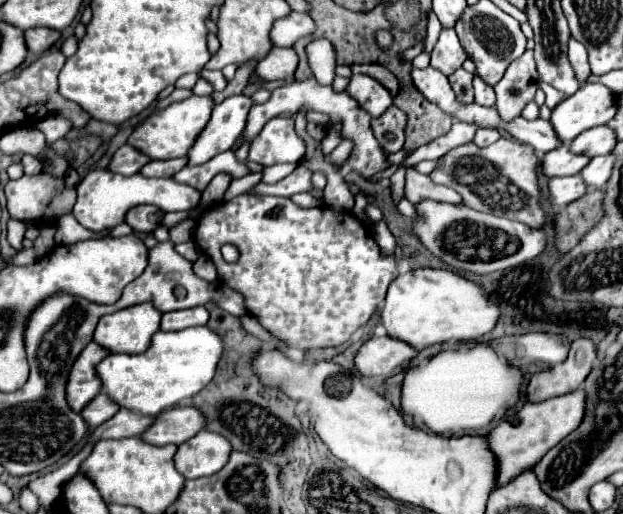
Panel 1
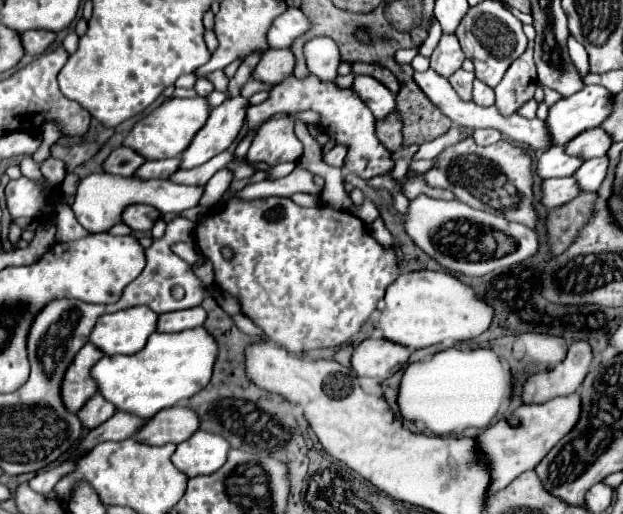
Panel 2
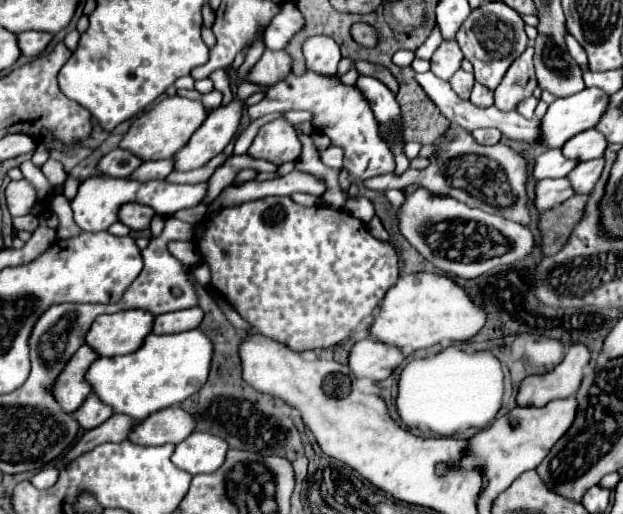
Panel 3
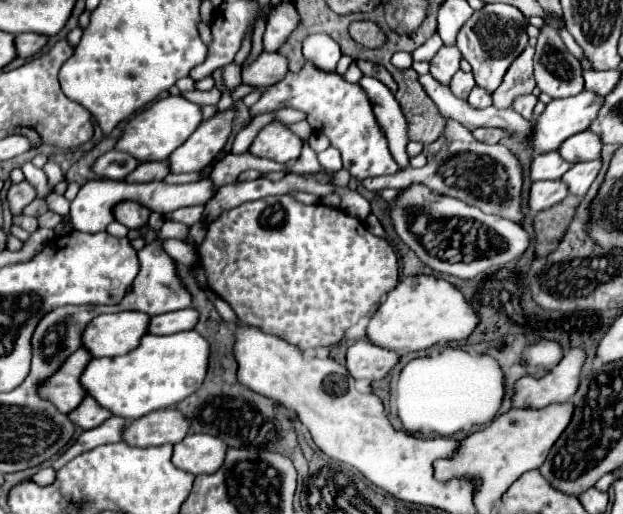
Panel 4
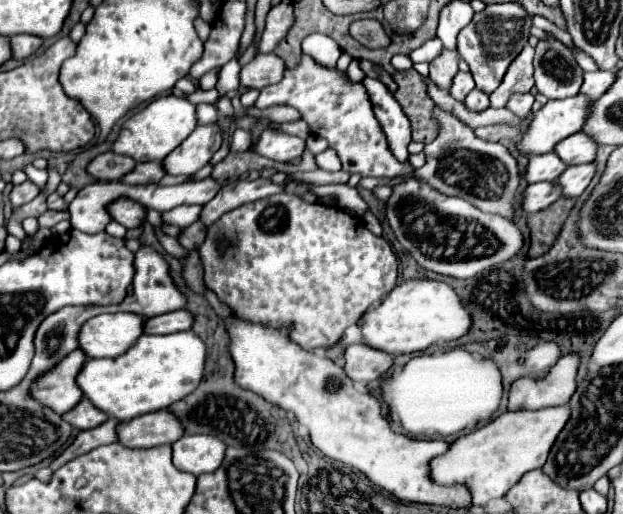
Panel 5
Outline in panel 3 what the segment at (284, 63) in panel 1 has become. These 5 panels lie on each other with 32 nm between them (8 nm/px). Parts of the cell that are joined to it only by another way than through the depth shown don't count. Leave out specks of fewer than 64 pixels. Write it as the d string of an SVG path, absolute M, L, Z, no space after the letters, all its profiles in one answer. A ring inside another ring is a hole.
M264 50L262 58L258 64L250 70L248 80L262 84L262 86L272 86L280 80L284 80L292 70L292 58L284 50Z

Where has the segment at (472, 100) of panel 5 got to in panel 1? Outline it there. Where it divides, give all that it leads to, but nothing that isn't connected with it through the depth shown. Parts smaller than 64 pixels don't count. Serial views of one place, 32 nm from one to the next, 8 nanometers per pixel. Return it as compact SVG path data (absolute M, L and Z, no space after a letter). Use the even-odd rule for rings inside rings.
M474 76L474 92L476 92L476 104L480 106L494 106L494 88L484 84L484 80L480 80L480 76Z

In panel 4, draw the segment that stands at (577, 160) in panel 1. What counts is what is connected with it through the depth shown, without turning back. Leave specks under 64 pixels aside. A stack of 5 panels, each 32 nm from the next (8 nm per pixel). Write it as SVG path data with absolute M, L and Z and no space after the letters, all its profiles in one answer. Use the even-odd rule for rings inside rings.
M558 150L536 154L530 166L530 178L532 182L556 180L556 178L562 178L564 172L568 172L568 168L572 168L572 162L566 162Z

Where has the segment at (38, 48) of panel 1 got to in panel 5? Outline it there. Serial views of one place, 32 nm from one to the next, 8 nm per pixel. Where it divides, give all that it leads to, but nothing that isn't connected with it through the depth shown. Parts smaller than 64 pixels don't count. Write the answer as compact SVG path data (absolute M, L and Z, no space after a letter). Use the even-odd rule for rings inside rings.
M18 34L18 36L12 36L12 54L16 60L22 60L22 58L28 58L32 56L40 46L42 46L42 38L38 36L32 36L32 34Z

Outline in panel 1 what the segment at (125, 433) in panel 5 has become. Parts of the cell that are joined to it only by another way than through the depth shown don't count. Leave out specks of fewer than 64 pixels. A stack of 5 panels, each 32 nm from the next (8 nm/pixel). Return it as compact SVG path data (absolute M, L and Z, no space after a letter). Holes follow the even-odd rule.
M180 406L160 414L156 424L148 428L142 438L156 446L182 444L204 430L204 416L194 406Z

